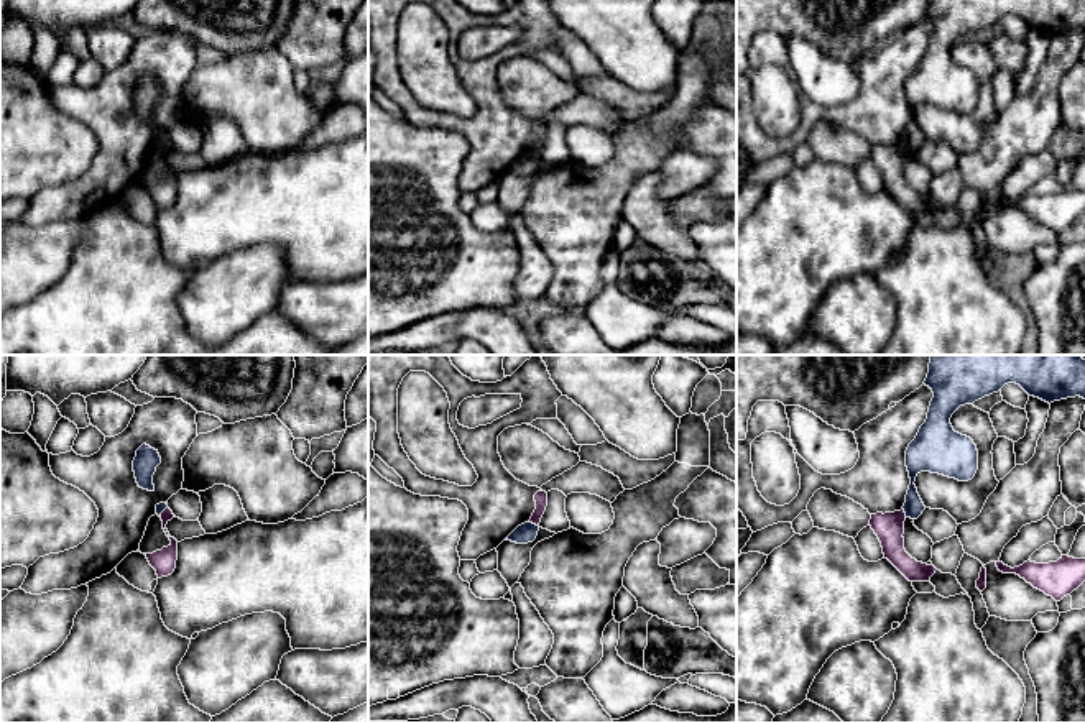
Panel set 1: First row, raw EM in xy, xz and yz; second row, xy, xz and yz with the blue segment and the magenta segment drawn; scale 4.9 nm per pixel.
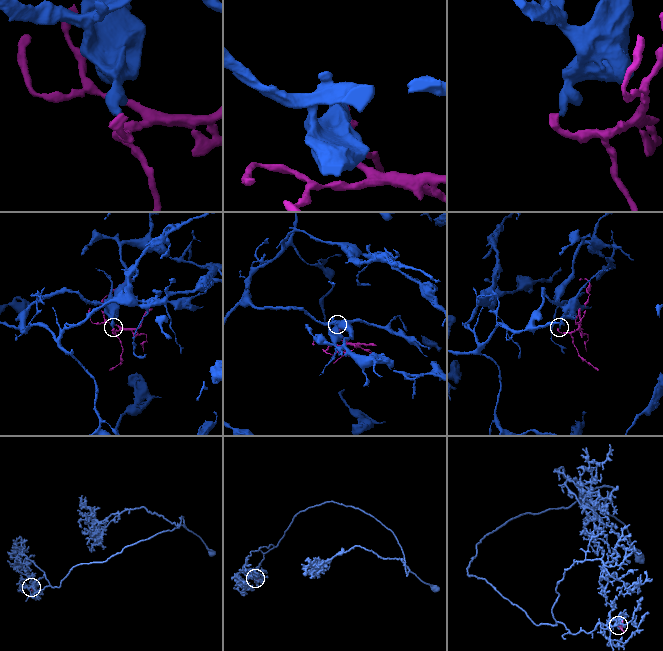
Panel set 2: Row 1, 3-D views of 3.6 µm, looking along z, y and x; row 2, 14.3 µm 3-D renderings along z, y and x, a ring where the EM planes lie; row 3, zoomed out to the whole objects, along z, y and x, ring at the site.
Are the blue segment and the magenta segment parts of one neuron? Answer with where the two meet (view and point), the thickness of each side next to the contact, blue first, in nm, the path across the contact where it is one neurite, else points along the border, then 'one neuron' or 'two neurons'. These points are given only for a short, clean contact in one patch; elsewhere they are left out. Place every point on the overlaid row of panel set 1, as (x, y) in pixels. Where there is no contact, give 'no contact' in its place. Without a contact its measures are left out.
contact xz (531, 523); calibres 100 and 60 nm; border xz (528, 521), (538, 526); two neurons

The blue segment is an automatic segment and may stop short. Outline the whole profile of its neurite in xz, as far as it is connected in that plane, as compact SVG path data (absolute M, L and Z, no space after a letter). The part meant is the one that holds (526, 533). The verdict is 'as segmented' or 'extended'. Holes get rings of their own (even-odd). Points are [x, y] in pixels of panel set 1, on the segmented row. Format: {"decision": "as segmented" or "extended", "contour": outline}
{"decision": "as segmented", "contour": "M528 521L518 526L506 539L516 544L528 544L536 539L538 531L539 531L539 526Z"}

